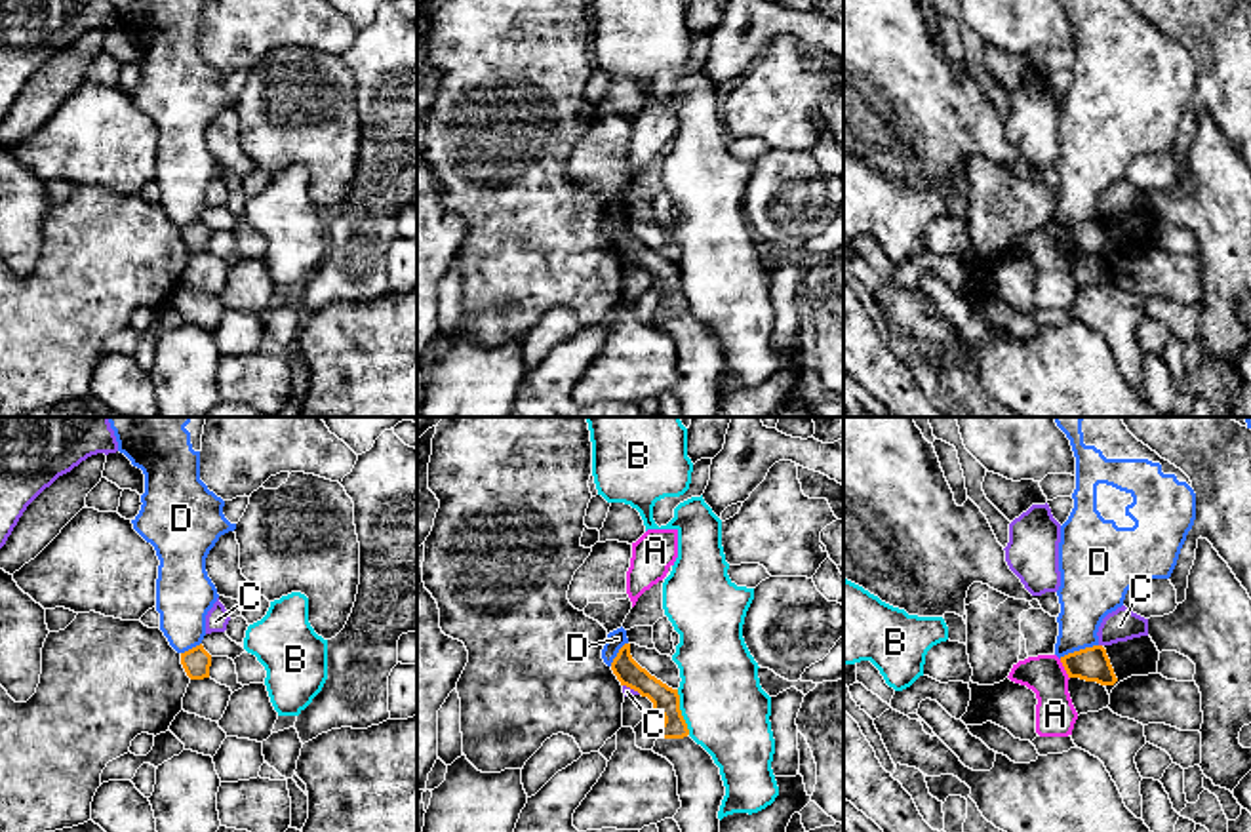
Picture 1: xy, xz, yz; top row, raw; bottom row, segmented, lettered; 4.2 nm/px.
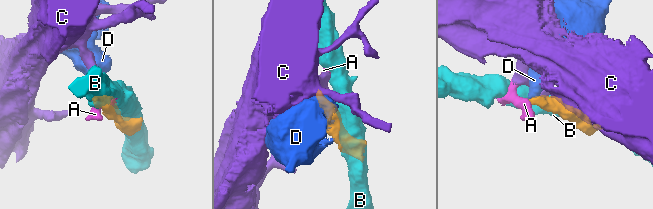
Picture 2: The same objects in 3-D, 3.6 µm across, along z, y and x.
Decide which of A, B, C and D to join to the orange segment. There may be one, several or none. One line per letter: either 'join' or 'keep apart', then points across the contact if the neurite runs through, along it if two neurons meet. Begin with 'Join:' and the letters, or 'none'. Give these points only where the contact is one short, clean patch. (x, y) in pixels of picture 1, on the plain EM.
Join: none
A: keep apart; border along yz (1059, 233), (1069, 252)
B: keep apart
C: keep apart; border along xz (623, 257), (640, 267)
D: keep apart; border along yz (1097, 217), (1059, 231)

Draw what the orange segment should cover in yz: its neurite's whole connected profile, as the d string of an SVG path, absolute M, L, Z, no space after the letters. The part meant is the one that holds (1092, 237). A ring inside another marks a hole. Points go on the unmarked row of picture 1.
M1102 219L1085 221L1061 230L1068 251L1114 259L1118 255L1106 223Z

